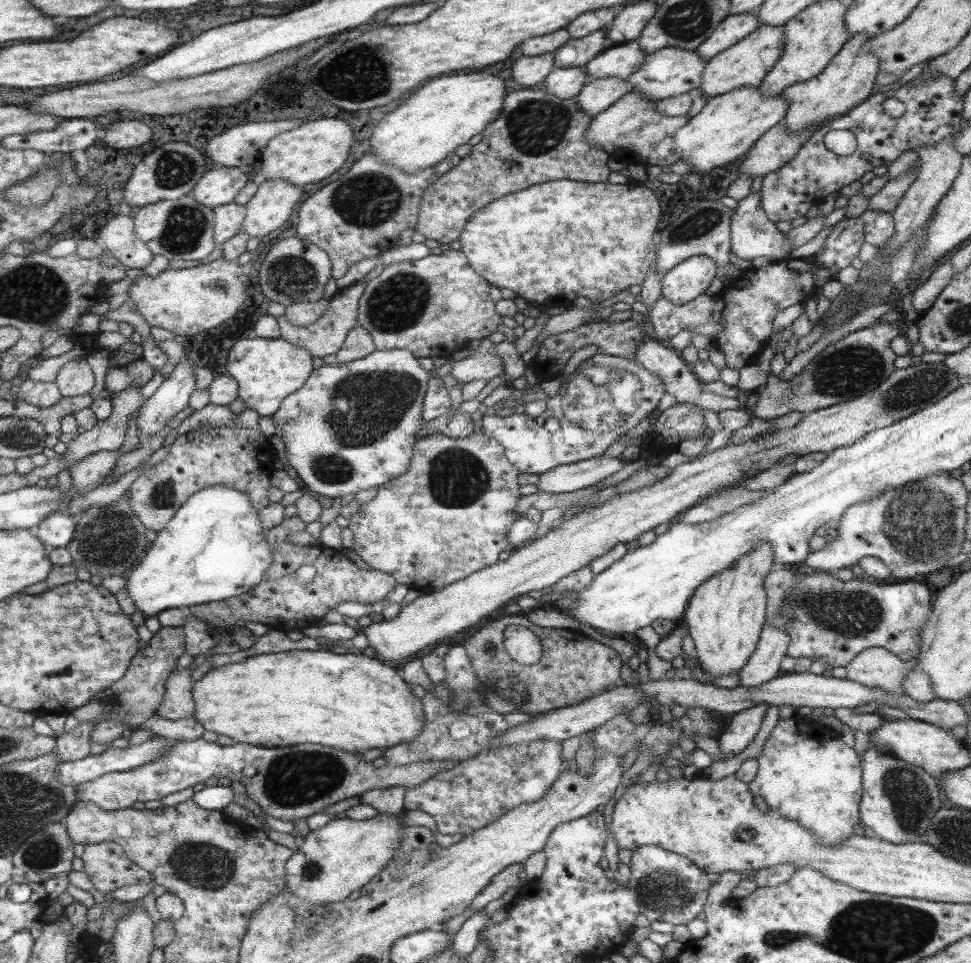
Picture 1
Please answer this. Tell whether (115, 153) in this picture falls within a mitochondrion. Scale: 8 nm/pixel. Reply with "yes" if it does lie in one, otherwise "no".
no

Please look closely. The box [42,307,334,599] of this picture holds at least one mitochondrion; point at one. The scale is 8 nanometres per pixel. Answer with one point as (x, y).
(108, 536)

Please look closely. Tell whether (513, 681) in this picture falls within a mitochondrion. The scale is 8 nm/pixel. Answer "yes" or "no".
yes

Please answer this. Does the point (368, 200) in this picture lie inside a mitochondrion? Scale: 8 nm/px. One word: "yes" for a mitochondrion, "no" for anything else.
yes

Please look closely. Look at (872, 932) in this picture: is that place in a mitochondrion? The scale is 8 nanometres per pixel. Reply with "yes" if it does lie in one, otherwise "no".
yes

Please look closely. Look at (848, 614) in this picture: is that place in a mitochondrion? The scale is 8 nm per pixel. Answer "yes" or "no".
yes

